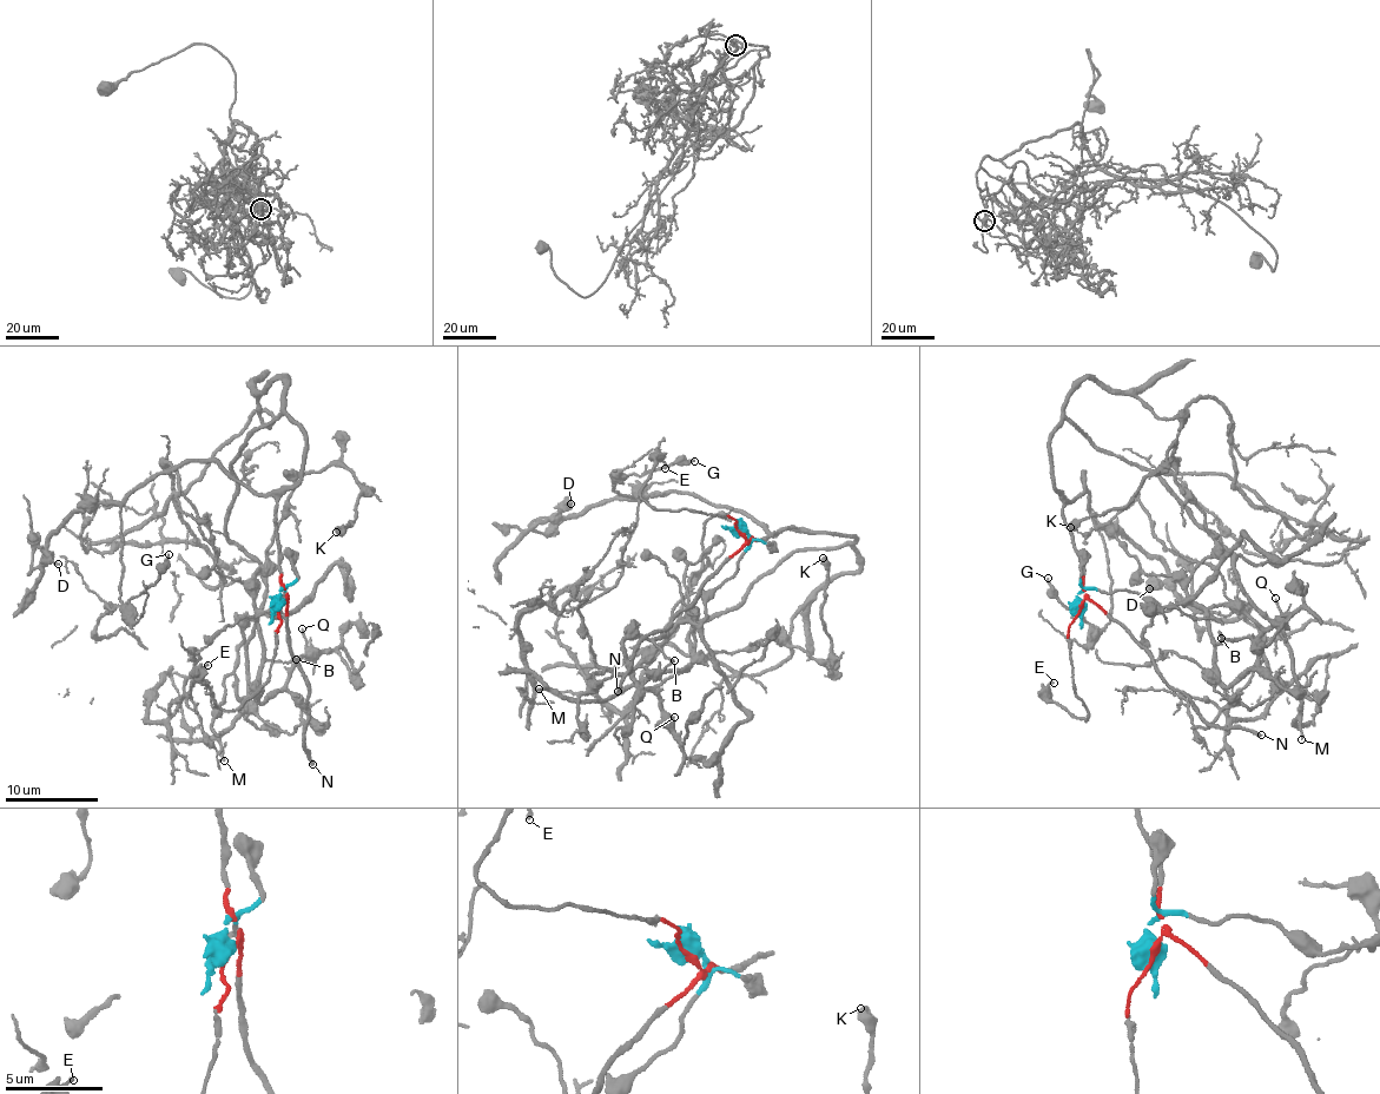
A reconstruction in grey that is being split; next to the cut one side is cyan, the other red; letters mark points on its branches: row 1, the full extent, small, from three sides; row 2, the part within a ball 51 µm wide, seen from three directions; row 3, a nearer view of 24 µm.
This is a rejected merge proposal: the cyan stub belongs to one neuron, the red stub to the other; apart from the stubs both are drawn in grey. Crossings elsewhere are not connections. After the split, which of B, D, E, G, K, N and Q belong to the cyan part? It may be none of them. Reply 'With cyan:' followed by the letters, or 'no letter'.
With cyan: B, K, Q

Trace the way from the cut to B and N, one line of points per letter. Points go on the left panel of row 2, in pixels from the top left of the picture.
B: (281, 604), (279, 591), (286, 591), (281, 615), (286, 618), (258, 614), (263, 654), (272, 661), (297, 659)
N: (281, 604), (286, 599), (286, 639), (309, 692), (303, 746), (310, 752), (314, 764)

